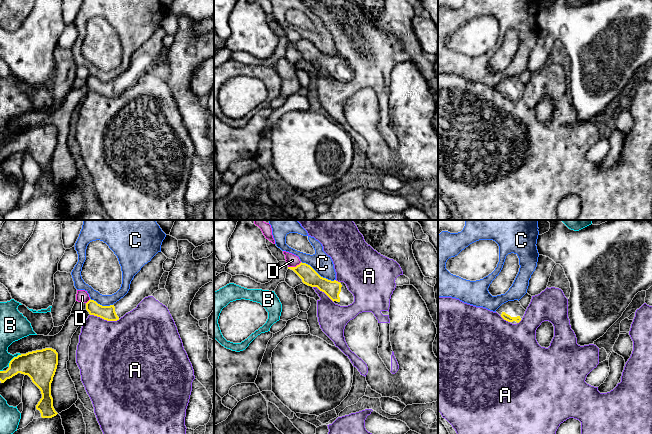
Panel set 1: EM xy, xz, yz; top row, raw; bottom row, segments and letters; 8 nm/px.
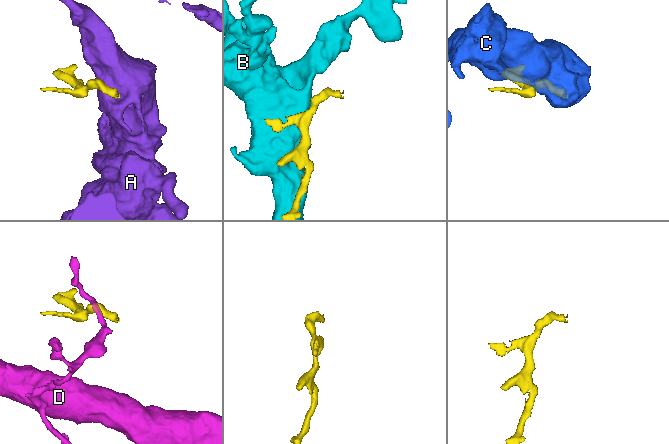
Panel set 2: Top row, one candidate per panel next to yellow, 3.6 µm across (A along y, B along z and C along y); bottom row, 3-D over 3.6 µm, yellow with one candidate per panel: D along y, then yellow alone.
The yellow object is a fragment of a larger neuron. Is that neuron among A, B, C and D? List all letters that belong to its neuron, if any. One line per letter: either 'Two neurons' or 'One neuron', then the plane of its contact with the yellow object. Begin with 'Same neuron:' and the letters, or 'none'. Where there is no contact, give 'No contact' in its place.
Same neuron: none
A: Two neurons. Touches yellow in xy
B: Two neurons. Touches yellow in xy
C: Two neurons. Touches yellow in xz
D: Two neurons. Touches yellow in xz

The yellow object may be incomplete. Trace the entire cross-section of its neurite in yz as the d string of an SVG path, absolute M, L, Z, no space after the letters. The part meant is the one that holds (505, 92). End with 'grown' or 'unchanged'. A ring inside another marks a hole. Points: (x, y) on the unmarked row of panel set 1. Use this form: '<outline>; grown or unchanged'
M518 76L514 77L508 77L504 80L502 80L496 88L506 97L517 100L519 99L524 90L525 85L521 82L520 78Z; grown

